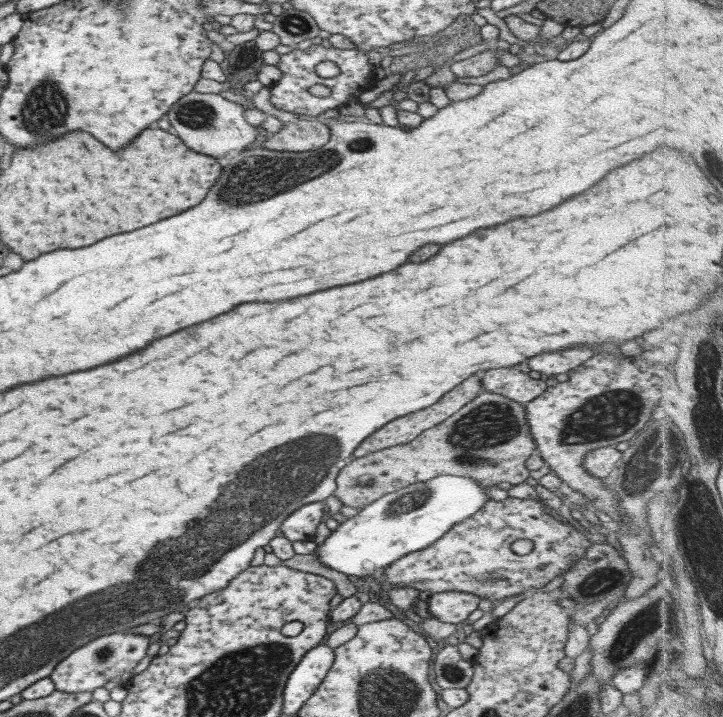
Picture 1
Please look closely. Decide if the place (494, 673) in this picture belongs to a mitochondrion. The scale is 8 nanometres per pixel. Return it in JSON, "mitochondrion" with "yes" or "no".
{"mitochondrion":"no"}

